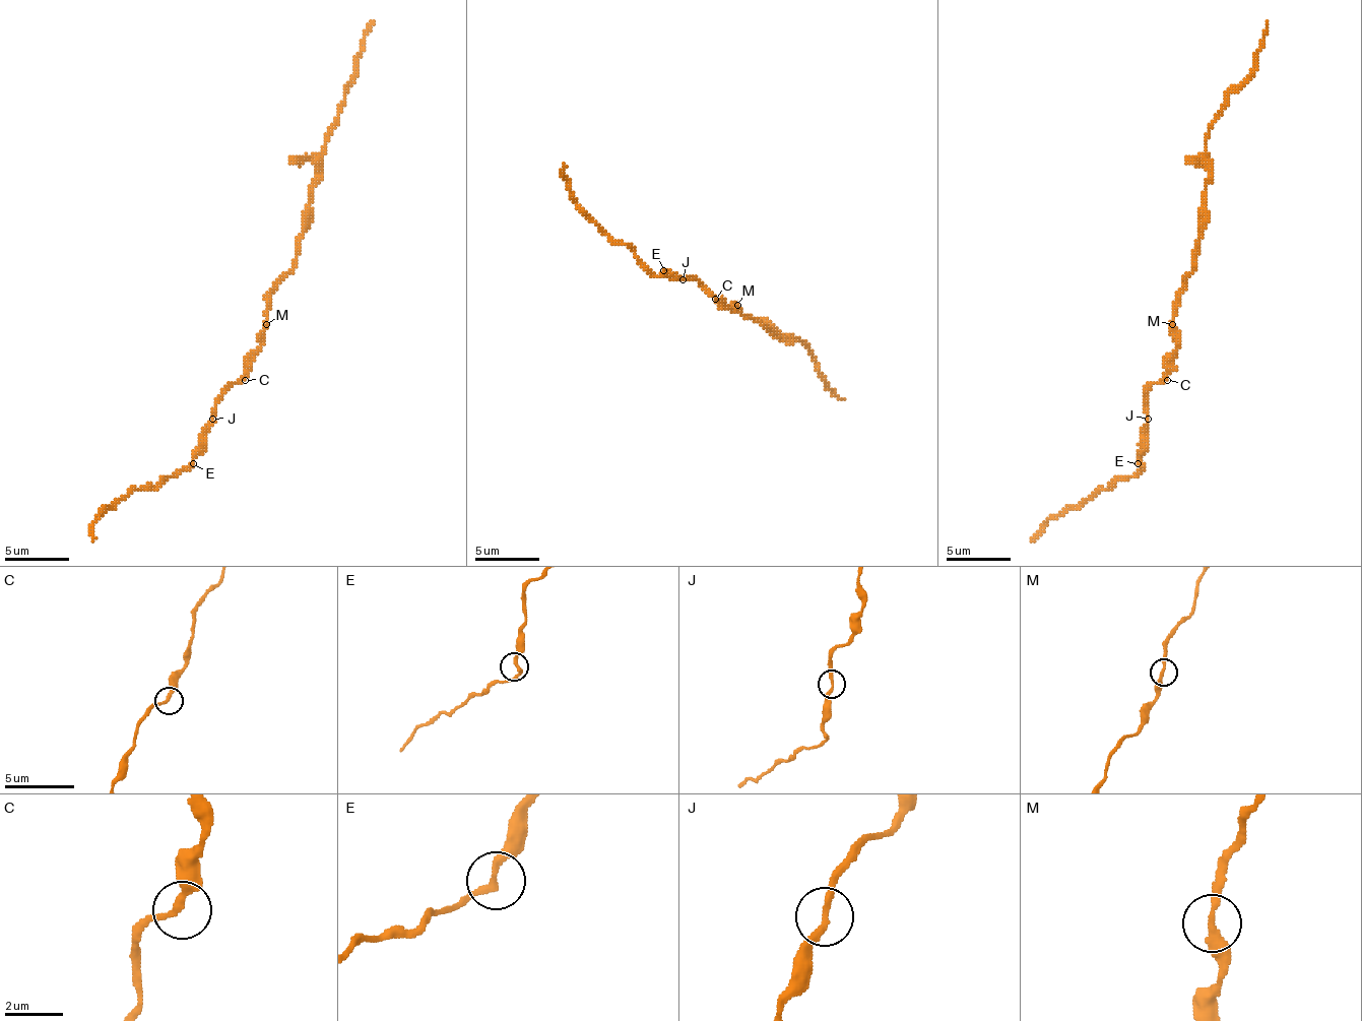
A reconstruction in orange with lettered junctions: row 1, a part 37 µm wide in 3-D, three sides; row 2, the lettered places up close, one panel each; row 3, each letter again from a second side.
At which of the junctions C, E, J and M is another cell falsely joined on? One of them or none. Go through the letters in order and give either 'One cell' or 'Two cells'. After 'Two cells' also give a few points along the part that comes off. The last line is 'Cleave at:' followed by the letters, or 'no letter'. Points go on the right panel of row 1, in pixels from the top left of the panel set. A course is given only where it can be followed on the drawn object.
C: One cell
E: One cell
J: One cell
M: One cell
Cleave at: no letter

